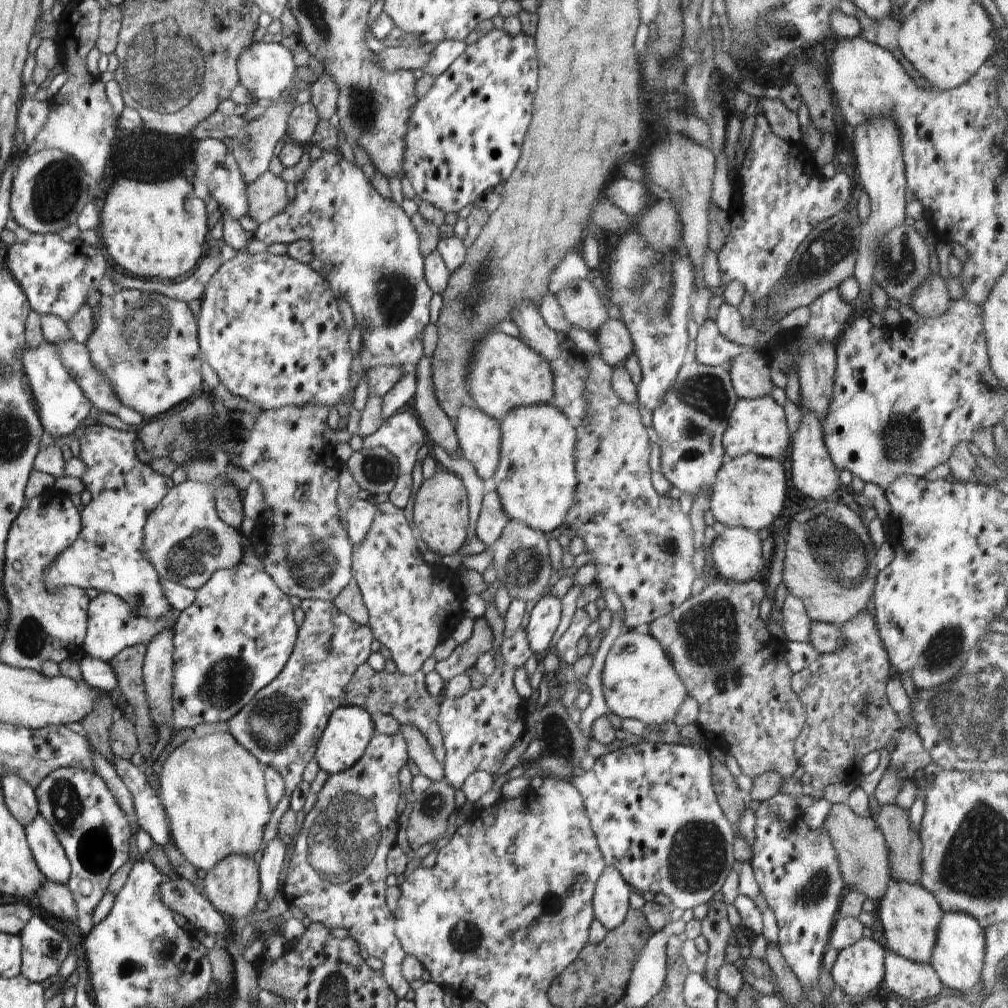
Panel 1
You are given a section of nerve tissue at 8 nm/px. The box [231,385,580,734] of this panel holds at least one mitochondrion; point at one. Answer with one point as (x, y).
(311, 560)

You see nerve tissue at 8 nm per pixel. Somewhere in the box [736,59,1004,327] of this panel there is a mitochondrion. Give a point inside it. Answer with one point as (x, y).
(830, 246)

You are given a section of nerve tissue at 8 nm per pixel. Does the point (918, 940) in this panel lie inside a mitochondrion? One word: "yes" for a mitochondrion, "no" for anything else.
no

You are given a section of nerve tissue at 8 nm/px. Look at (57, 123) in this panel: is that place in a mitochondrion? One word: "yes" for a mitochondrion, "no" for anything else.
no

